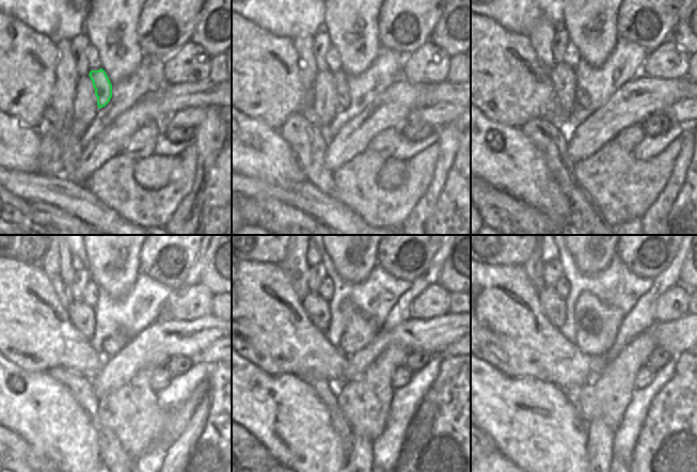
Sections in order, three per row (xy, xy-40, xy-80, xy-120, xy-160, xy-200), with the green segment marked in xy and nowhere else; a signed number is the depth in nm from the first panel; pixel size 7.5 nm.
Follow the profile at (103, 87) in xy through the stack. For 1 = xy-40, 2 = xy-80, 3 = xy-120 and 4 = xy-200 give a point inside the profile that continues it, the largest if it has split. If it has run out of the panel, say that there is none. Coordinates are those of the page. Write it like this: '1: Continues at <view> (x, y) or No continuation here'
1: Continues at xy-40 (343, 95)
2: Continues at xy-80 (583, 99)
3: Continues at xy-120 (114, 343)
4: Continues at xy-200 (597, 326).

